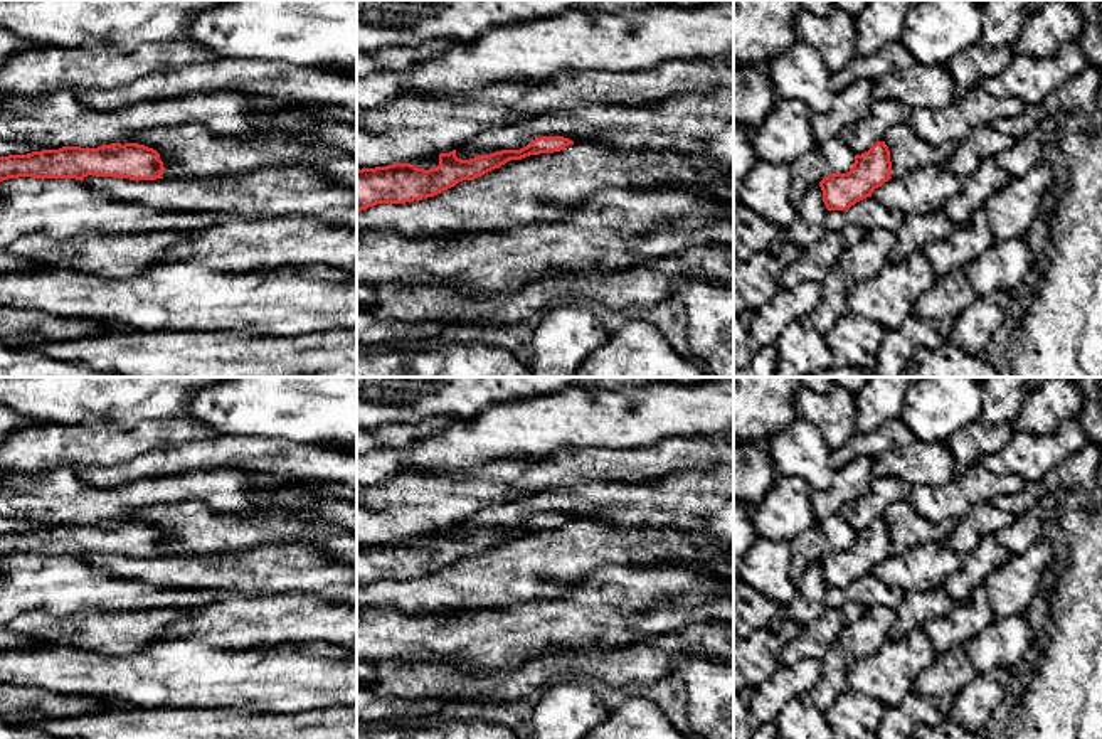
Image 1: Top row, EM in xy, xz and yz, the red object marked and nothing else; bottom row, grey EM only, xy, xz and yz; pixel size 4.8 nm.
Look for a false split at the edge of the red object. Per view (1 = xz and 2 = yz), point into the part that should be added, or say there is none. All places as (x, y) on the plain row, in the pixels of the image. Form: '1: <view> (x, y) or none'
1: none
2: none

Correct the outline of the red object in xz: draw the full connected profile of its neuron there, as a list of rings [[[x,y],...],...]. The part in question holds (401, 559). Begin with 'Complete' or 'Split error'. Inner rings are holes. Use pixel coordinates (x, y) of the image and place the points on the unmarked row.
Complete. [[[540,513],[520,527],[501,527],[469,537],[456,534],[456,527],[439,530],[439,542],[429,547],[411,540],[375,545],[357,545],[357,589],[377,581],[405,581],[434,574],[463,557],[474,557],[510,537],[554,530],[574,522],[564,513]]]

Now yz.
Complete. [[[877,518],[861,532],[846,550],[829,550],[819,559],[828,587],[846,587],[856,579],[872,574],[873,567],[888,559],[892,549],[890,527]]]

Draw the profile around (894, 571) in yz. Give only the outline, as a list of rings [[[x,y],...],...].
[[[929,540],[890,556],[875,566],[872,574],[888,586],[907,591],[942,587],[944,581],[962,566],[962,557],[946,540]]]

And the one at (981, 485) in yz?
[[[981,463],[971,466],[962,478],[944,486],[917,485],[905,498],[917,513],[930,522],[969,517],[974,503],[993,502],[1001,495],[1020,493],[1028,483],[1016,475],[994,475]]]

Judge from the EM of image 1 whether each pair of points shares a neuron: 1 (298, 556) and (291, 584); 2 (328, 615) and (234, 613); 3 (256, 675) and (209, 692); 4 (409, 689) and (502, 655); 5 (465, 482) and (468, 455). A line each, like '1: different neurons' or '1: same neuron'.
1: same neuron
2: same neuron
3: same neuron
4: different neurons
5: different neurons

